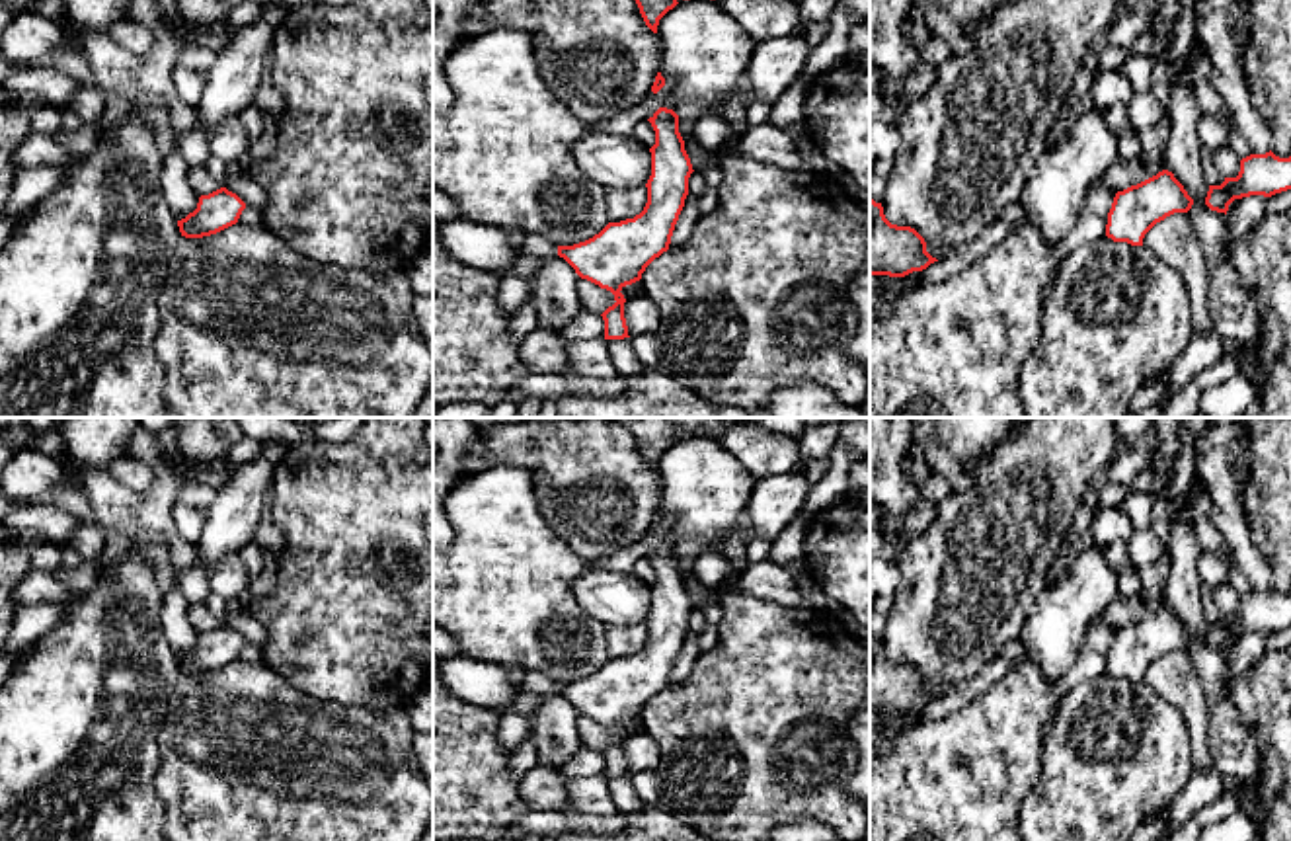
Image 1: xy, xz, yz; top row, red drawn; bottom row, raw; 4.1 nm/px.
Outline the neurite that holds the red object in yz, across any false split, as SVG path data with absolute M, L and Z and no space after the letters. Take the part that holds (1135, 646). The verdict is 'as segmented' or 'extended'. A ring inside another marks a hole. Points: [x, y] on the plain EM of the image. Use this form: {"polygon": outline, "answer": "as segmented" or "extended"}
{"polygon": "M1172 609L1117 628L1108 650L1106 673L1114 679L1143 683L1145 671L1174 650L1188 650L1193 636Z", "answer": "as segmented"}

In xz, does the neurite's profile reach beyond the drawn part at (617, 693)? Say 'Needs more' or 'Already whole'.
Needs more

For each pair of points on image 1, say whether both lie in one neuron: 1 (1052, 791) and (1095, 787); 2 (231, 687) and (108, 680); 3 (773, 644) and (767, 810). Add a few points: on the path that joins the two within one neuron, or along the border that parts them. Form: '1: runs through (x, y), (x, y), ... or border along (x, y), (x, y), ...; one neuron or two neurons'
1: runs through (1061, 791), (1085, 791); one neuron
2: border along (182, 674), (170, 691), (166, 719), (158, 726); two neurons
3: runs through (773, 685), (773, 699), (767, 709), (767, 769); one neuron

